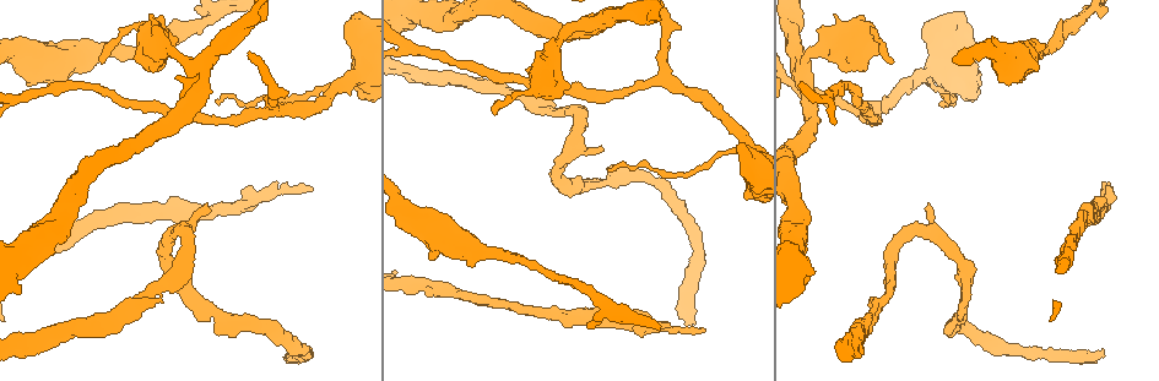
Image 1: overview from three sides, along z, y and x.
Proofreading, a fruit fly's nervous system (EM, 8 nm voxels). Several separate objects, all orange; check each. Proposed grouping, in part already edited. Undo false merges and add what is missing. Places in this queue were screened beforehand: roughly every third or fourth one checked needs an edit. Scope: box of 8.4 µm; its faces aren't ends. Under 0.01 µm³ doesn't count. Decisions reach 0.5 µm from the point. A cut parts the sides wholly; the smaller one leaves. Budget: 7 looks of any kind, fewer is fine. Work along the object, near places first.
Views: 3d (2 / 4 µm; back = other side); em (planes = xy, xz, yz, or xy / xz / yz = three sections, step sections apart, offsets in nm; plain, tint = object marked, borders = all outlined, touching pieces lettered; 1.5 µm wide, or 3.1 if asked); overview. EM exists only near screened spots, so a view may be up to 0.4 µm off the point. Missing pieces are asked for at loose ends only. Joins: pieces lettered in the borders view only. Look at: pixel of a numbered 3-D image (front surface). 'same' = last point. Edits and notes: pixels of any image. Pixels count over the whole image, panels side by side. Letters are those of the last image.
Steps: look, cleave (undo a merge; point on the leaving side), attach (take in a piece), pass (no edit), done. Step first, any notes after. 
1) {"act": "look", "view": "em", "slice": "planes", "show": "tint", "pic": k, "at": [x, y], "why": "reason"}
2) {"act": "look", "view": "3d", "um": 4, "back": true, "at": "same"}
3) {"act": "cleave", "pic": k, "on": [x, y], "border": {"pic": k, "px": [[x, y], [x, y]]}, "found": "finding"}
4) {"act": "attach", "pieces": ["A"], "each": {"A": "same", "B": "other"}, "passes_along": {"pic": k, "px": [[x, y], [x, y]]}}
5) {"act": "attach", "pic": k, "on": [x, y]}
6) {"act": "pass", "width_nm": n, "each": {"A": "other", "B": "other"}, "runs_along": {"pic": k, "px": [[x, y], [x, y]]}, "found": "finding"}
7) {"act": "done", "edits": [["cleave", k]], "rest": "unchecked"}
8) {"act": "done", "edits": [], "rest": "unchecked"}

{"act": "look", "view": "3d", "um": 4, "pic": 1, "at": [894, 61], "why": "free end"}

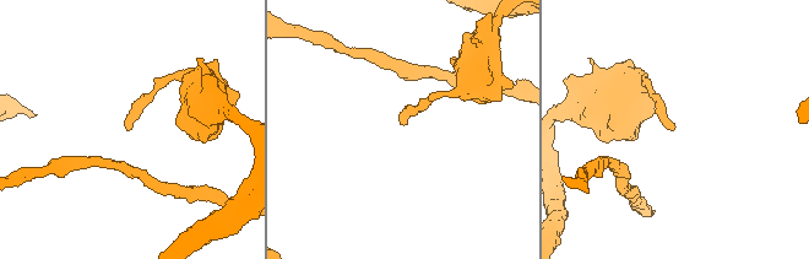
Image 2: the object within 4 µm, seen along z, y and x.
{"act": "look", "view": "em", "slice": "planes", "show": "borders", "pic": 2, "at": [673, 126], "why": "now the EM"}

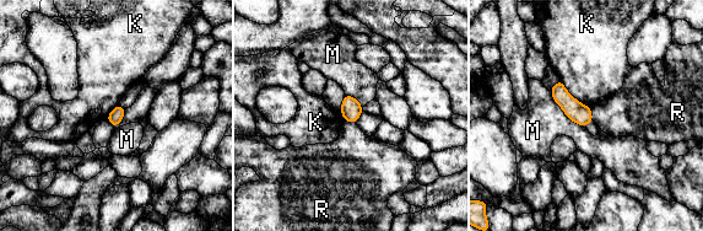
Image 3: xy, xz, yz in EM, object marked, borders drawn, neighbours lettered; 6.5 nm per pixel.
{"act": "pass", "width_nm": 90, "each": {"K": "other", "M": "other", "R": "other"}, "border": {"pic": 3, "px": [[589, 107], [593, 119]]}, "found": "none of them fits"}

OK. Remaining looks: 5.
{"act": "look", "view": "3d", "um": 4, "back": true, "pic": 1, "at": [278, 112], "why": "branch point"}

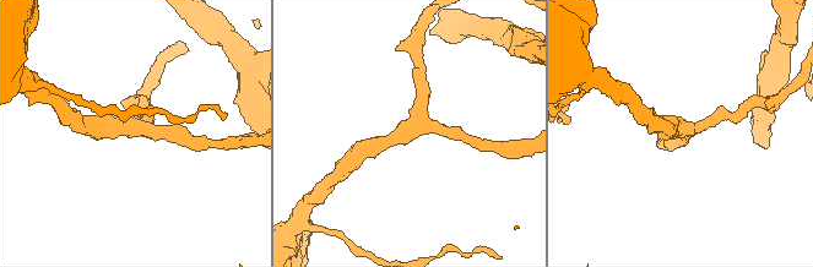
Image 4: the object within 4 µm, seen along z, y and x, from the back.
{"act": "look", "view": "em", "slice": "planes", "show": "tint", "pic": 4, "at": [135, 128], "why": "now the EM"}

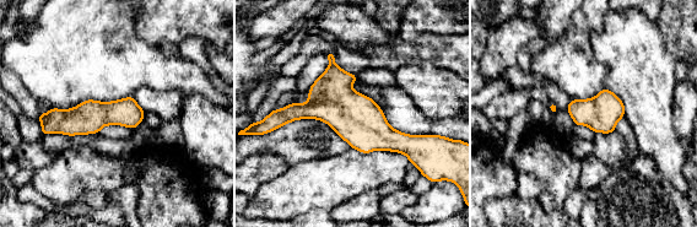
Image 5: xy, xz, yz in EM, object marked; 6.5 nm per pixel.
{"act": "look", "view": "em", "slice": "planes", "show": "borders", "at": "same", "why": "see the neighbours"}

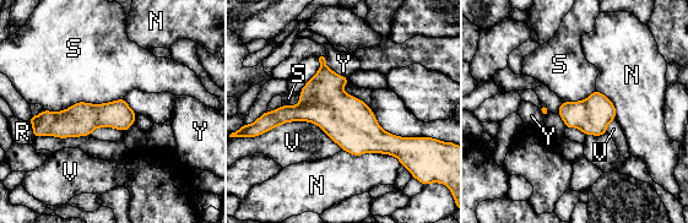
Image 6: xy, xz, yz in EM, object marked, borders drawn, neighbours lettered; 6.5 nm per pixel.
{"act": "pass", "each": {"N": "other", "R": "other", "S": "other", "V": "other", "Y": "other"}, "found": "continuous, no second neuron"}

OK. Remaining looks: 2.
{"act": "done", "edits": [], "rest": "unchecked"}

